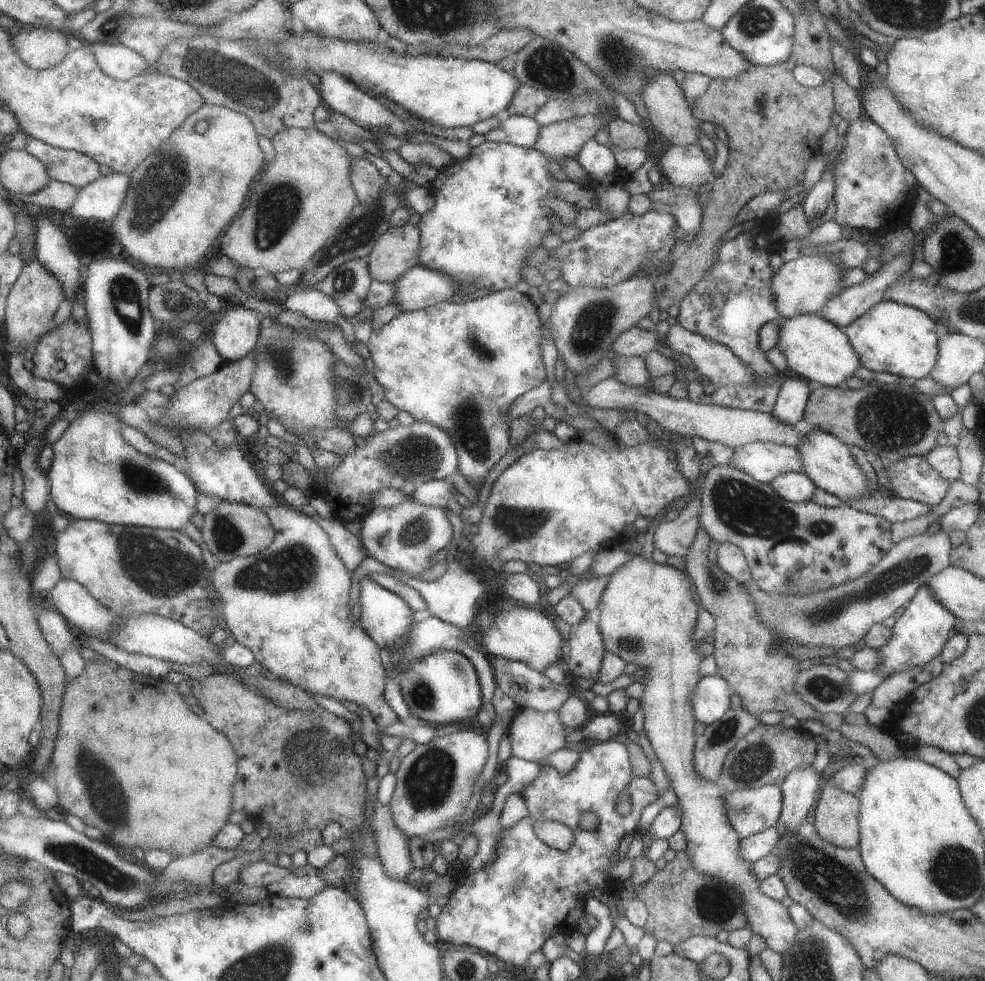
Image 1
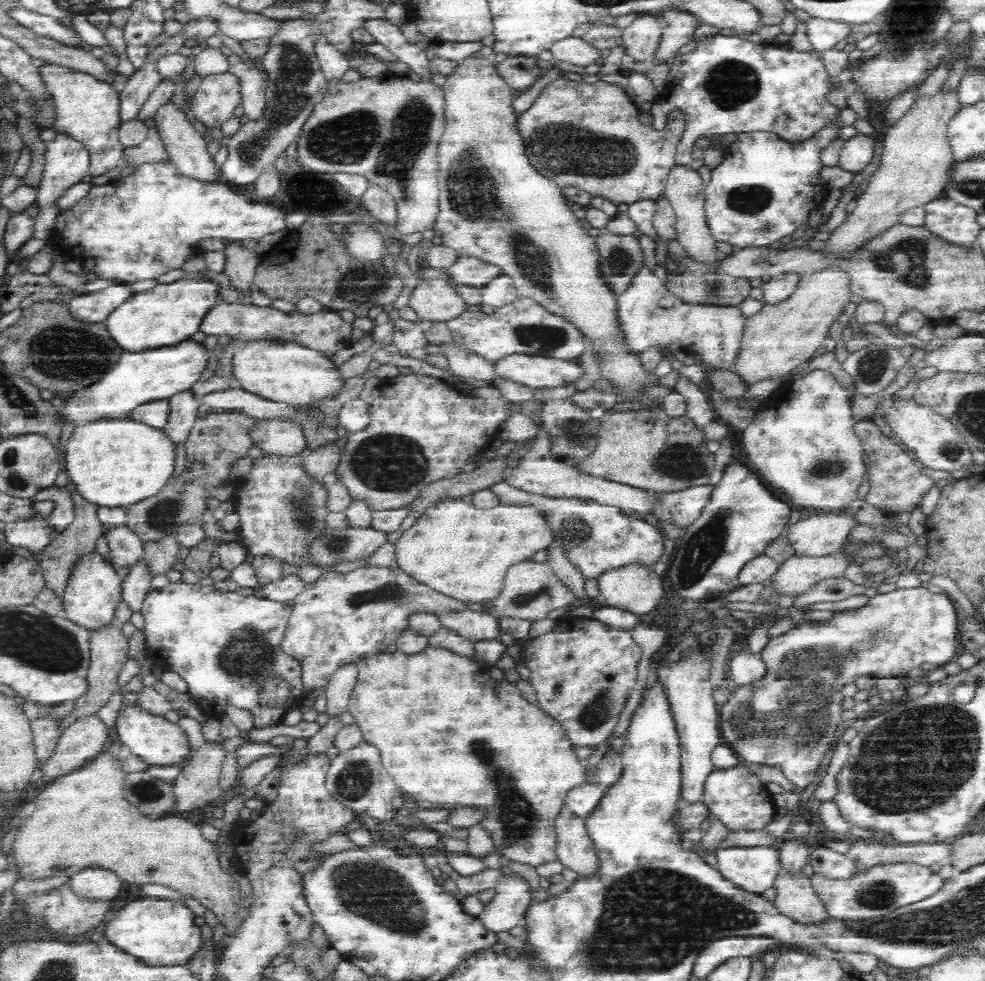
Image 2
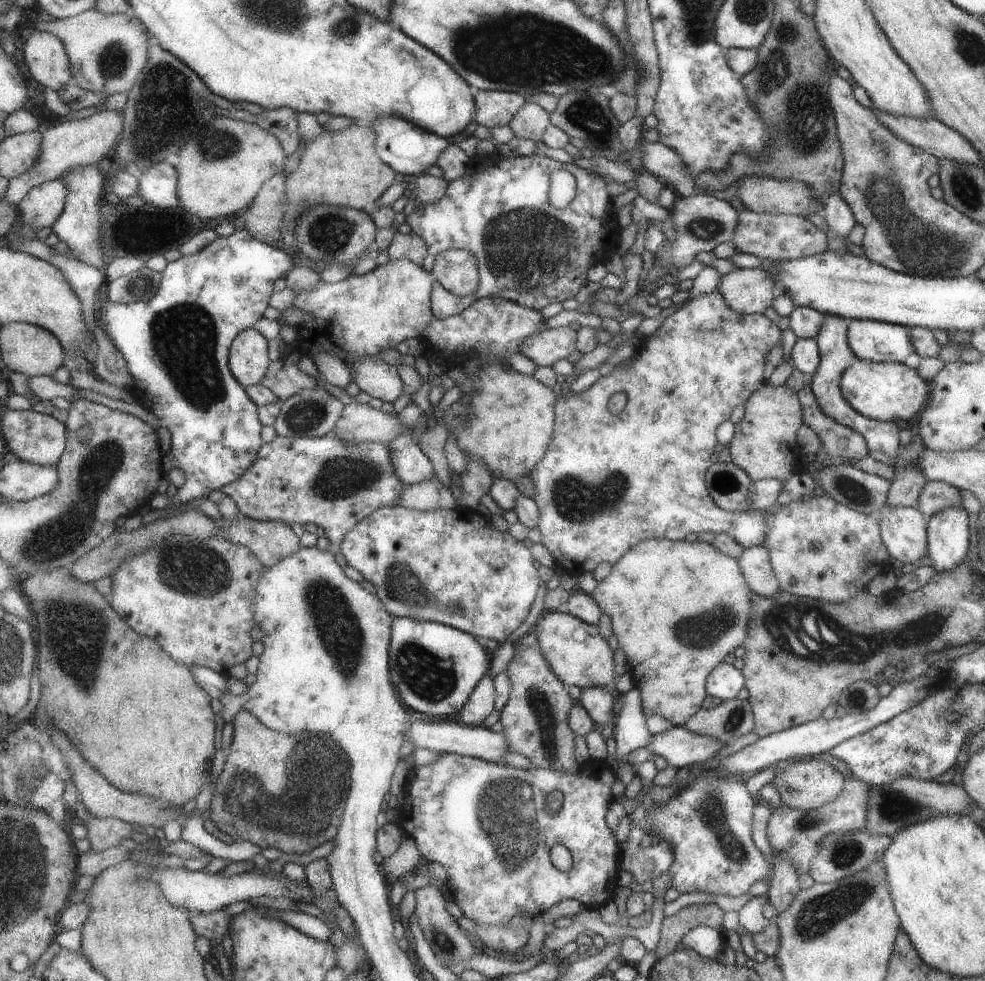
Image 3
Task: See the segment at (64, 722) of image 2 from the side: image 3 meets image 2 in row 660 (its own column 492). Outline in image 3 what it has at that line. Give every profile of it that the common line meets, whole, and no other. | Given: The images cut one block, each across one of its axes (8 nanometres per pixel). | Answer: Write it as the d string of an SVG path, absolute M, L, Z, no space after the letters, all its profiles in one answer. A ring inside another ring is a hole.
M478 90L475 96L477 124L504 127L527 98L509 91Z

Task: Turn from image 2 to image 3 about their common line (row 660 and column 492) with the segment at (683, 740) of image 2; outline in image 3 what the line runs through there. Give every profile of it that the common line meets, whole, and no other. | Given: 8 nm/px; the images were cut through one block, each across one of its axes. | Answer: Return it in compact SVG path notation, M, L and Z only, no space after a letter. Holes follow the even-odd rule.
M482 676L465 701L465 706L458 712L459 722L470 727L479 727L483 719L493 710L495 693L492 678Z

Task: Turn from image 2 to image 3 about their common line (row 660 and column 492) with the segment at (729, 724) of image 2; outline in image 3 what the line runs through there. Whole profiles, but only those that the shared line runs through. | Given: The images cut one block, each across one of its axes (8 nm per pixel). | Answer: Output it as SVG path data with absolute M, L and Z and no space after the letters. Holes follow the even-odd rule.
M440 753L437 760L429 765L414 766L406 779L404 796L407 796L407 808L411 808L411 818L415 828L410 832L417 842L421 854L427 860L438 862L445 868L449 881L454 884L456 890L453 892L456 898L456 904L459 906L463 915L475 924L475 934L484 944L484 950L491 954L492 952L503 952L509 954L513 960L513 954L518 953L525 946L528 939L528 930L523 928L505 928L505 922L514 914L527 914L533 918L541 914L552 904L557 904L565 898L574 898L583 906L588 908L601 908L610 899L613 899L614 890L619 885L617 882L618 864L619 864L619 842L614 834L607 830L605 826L605 812L609 806L609 799L612 797L610 786L613 782L613 773L611 769L601 760L588 772L585 768L577 768L575 773L560 773L551 768L541 769L531 766L527 769L508 766L499 763L485 762L484 760L460 755L459 753ZM554 844L563 844L571 855L571 868L567 872L556 870L548 859L549 849Z

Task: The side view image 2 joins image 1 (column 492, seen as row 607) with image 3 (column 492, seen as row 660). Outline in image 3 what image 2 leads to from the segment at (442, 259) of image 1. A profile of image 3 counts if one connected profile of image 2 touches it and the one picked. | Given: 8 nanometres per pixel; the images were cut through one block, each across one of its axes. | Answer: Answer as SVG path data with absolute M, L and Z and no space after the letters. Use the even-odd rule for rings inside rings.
M495 152L493 154L495 154L494 162L492 162L491 158L488 157L488 154L486 154L486 156L478 156L477 154L473 154L466 165L466 171L462 177L448 181L448 186L443 197L441 197L434 204L425 204L423 206L419 206L412 212L412 214L408 216L407 222L411 226L411 232L422 236L427 243L428 253L421 264L427 272L432 272L434 269L434 264L436 263L436 258L446 250L466 250L477 261L479 282L474 293L469 293L464 297L460 297L456 294L453 294L452 292L449 292L449 290L447 290L441 283L435 281L432 290L432 309L437 319L446 319L450 316L461 314L474 300L480 299L481 297L499 297L503 300L513 301L515 304L523 305L525 308L538 311L540 311L543 306L551 304L551 302L561 303L567 298L573 298L577 290L579 290L579 288L581 288L581 286L585 285L587 282L585 273L587 273L591 266L593 266L595 263L602 261L604 262L606 257L614 250L614 245L604 245L605 242L609 242L609 228L611 228L609 217L611 216L608 215L610 196L601 177L598 177L588 170L581 169L574 163L560 163L545 157L542 154L529 155L526 152L523 152L521 155L515 156L513 158L500 158L500 155L496 154ZM557 169L570 172L576 182L575 196L573 196L571 202L569 202L565 208L560 209L553 208L547 200L547 191L550 185L550 174Z

